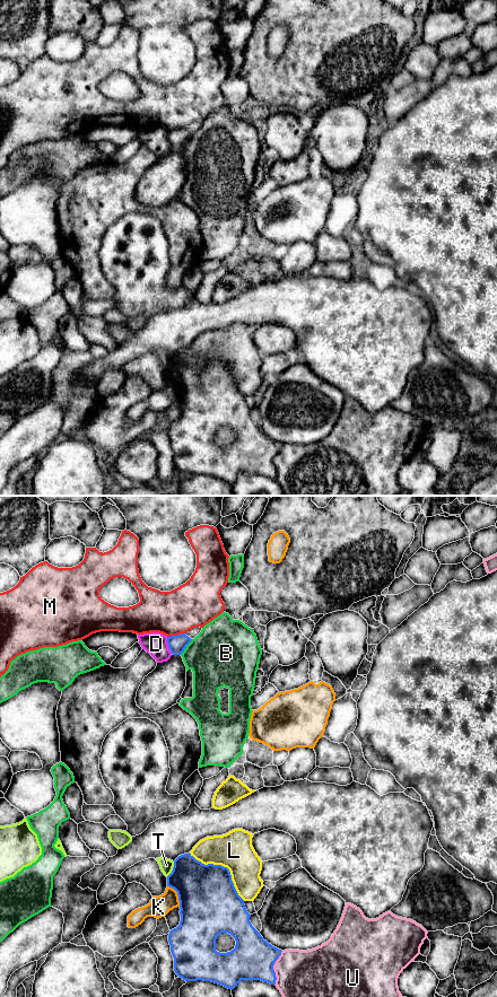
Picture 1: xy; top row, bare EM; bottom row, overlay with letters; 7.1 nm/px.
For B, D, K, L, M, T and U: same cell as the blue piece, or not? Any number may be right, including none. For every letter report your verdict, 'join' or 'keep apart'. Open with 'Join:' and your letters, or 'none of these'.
Join: none of these
B: keep apart
D: keep apart
K: keep apart
L: keep apart
M: keep apart
T: keep apart
U: keep apart

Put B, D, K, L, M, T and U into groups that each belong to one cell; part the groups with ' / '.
B / D L / K / M / T / U

